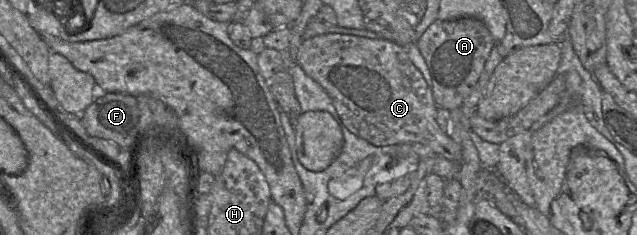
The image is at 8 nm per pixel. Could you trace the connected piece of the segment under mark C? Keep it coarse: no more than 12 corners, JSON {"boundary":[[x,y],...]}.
{"boundary":[[323,34],[297,63],[375,146],[459,164],[407,45]]}

